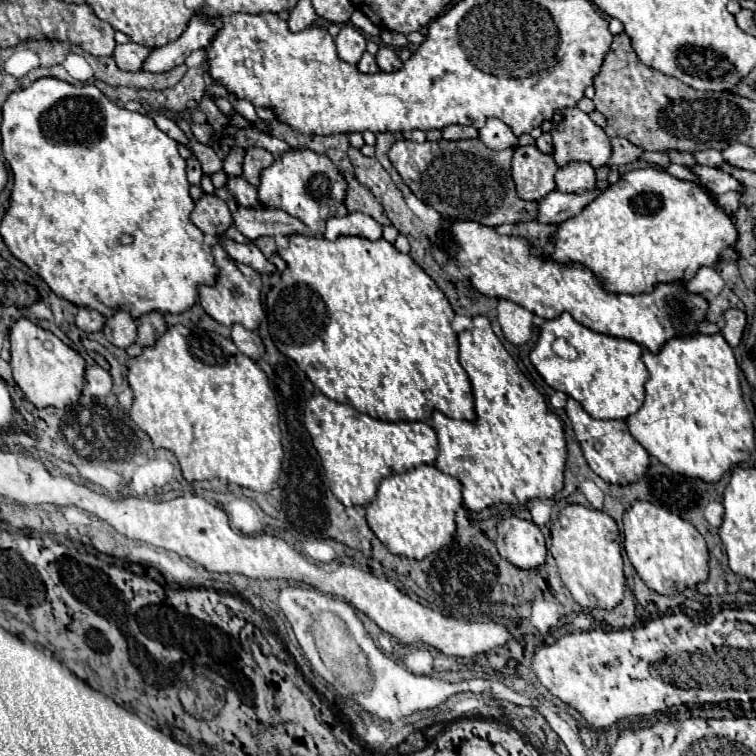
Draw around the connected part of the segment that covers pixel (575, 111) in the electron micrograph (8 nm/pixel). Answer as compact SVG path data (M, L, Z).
M562 108L554 114L552 118L552 130L550 130L552 138L554 138L554 160L558 166L566 166L572 160L578 162L588 162L594 168L600 168L608 162L612 146L610 140L606 136L606 132L596 126L590 116L586 112L582 112L580 108Z

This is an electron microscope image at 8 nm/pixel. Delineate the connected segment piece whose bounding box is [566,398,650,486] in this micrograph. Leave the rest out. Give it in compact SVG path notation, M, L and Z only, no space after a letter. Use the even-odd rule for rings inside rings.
M568 398L566 404L566 414L572 422L572 428L576 432L576 438L582 446L584 458L588 466L604 480L612 484L632 484L640 480L646 474L646 468L650 464L648 452L632 438L628 426L624 420L596 420L592 418L574 398Z

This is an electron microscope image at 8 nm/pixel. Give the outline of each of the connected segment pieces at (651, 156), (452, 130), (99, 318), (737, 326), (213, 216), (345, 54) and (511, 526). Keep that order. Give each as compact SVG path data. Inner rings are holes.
M644 152L644 154L640 156L640 160L648 162L648 164L664 164L664 166L668 166L668 164L670 164L668 156L666 156L666 154L662 154L662 152Z
M446 126L442 130L444 140L460 140L460 138L478 138L478 130L472 126Z
M80 306L78 308L76 326L80 330L84 330L84 332L98 332L98 330L102 330L104 322L106 322L106 318L100 312L96 312L92 308L86 308L86 306Z
M726 310L724 312L724 328L722 328L722 334L724 334L724 340L734 348L738 346L742 334L744 334L744 326L746 326L746 314L742 310Z
M204 194L190 214L192 224L196 224L204 234L210 236L222 236L228 226L232 224L232 214L224 200L220 200L214 194Z
M342 26L340 34L336 36L336 52L338 58L350 64L356 64L360 60L360 56L366 50L366 40L362 36L362 32L356 26Z
M516 516L498 522L496 548L502 558L522 570L538 568L546 562L546 544L540 528Z

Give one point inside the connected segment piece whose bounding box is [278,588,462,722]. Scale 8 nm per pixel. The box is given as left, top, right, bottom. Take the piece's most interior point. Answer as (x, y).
(330, 624)

